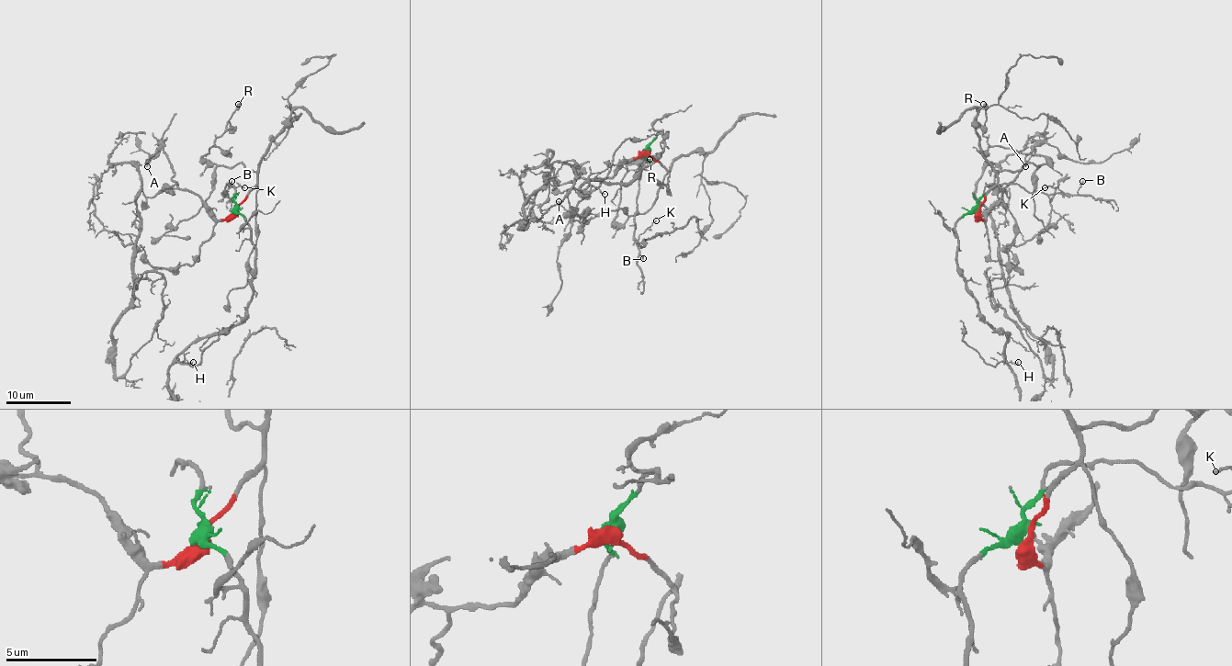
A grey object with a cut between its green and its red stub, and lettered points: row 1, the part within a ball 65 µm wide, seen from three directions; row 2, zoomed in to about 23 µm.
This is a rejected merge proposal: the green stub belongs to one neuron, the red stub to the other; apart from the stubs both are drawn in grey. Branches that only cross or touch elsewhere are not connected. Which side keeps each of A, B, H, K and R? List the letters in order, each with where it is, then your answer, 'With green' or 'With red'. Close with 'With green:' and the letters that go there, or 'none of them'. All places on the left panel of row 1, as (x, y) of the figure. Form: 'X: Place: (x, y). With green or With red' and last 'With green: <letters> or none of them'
A: Place: (147, 166). With red
B: Place: (231, 181). With green
H: Place: (193, 362). With green
K: Place: (244, 187). With green
R: Place: (238, 104). With red
With green: B, H, K

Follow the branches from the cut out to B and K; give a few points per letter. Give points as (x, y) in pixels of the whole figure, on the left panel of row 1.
B: (237, 210), (235, 191), (231, 185), (227, 185), (222, 194), (227, 194), (231, 181)
K: (237, 210), (235, 191), (231, 185), (222, 192), (231, 187), (244, 187)

